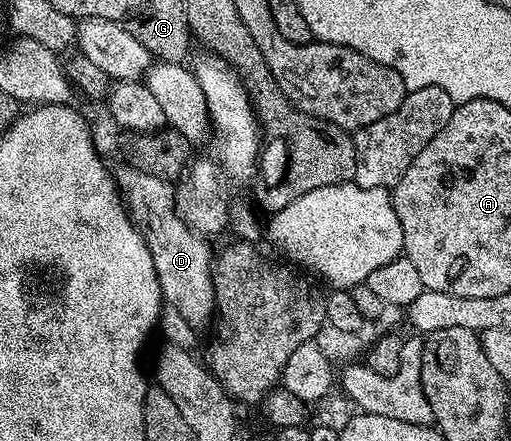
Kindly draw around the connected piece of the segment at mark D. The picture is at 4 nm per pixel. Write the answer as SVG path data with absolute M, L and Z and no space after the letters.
M121 164L115 170L115 181L129 219L135 223L151 252L164 301L174 306L183 315L183 320L195 328L202 328L209 321L212 323L218 304L209 246L205 243L208 241L177 213L174 187L166 179L151 176L128 164Z

